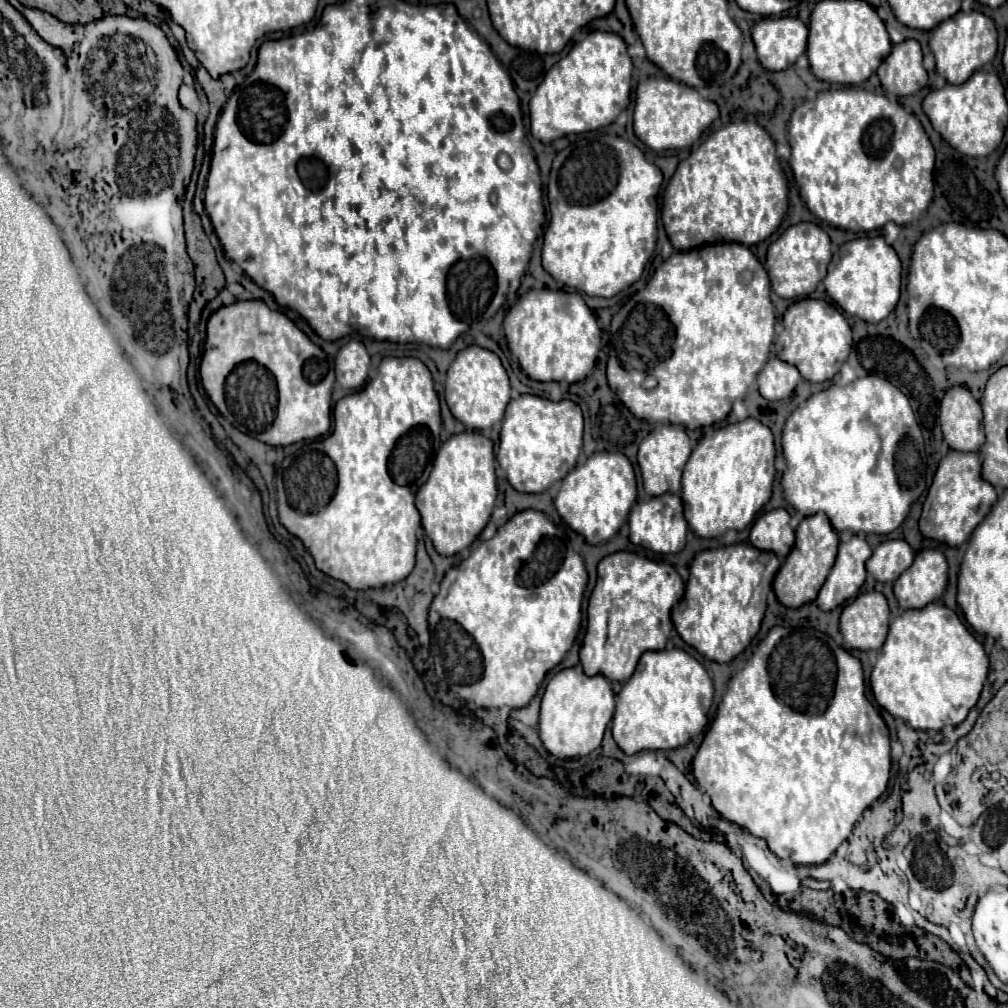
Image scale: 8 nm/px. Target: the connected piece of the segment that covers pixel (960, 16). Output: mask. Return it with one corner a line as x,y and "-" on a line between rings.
958,11
950,19
942,21
938,27
932,29
930,35
930,49
936,59
936,71
952,85
960,85
966,81
976,69
980,69
984,63
992,61
996,55
996,27
994,21
984,15
982,11
970,11
962,13

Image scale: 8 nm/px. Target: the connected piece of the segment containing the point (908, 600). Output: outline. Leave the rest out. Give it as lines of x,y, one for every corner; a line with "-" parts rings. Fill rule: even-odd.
924,549
894,583
894,595
904,609
920,609
936,601
948,583
948,563
942,551

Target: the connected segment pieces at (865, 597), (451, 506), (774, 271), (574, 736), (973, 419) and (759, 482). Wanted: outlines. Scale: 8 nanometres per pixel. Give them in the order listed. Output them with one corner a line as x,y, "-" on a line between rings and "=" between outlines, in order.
880,591
860,593
842,609
840,631
852,649
880,649
888,633
888,601
=
464,431
452,435
442,443
434,459
432,471
416,493
416,507
422,515
422,527
432,539
440,555
454,555
472,541
486,527
498,497
496,485
494,443
480,431
=
798,223
786,229
770,247
766,255
766,271
772,291
784,299
808,295
826,277
826,267
832,259
832,243
824,229
816,223
=
582,667
558,671
542,697
540,709
540,739
554,757
586,757
602,743
602,735
614,715
614,691
604,675
588,677
=
956,385
944,393
940,425
944,441
954,451
978,451
984,443
982,409
968,387
=
754,417
705,429
682,473
684,513
692,531
700,537
718,537
730,529
746,529
772,495
774,457
772,431

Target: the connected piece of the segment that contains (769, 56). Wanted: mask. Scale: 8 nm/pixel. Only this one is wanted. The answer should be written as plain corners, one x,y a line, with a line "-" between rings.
798,17
760,19
752,29
752,41
762,67
782,71
806,53
808,27

